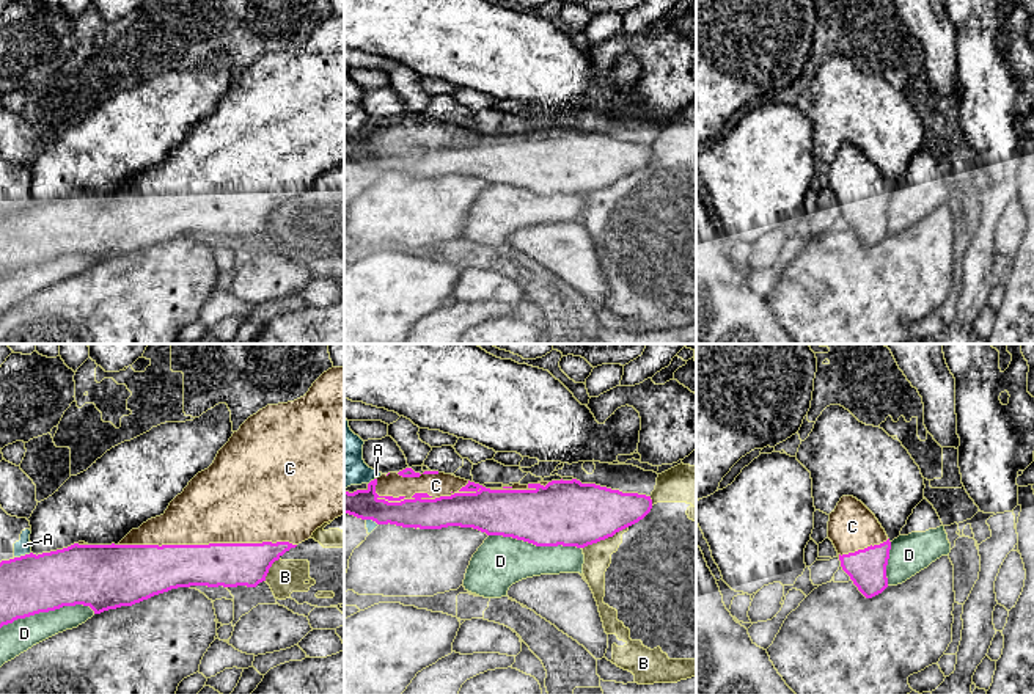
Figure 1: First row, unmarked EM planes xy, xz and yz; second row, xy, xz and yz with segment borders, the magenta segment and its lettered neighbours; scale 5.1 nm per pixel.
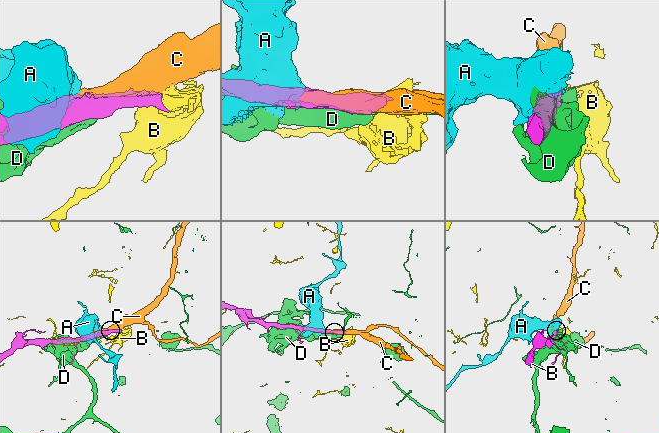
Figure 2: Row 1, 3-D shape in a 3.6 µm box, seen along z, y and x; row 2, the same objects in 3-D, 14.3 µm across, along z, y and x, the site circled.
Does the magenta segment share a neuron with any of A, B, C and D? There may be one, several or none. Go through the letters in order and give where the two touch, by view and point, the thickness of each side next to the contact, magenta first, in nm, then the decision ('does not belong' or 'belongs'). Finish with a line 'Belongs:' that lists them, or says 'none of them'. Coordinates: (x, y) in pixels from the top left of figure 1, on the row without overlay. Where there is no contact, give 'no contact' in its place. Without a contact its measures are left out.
A: xy (22, 204) | 300/80 nm | does not belong
B: xz (604, 187) | 340/140 nm | does not belong
C: xz (426, 142) | 180/120 nm | belongs
D: xy (47, 259) | 300/160 nm | does not belong
Belongs: C

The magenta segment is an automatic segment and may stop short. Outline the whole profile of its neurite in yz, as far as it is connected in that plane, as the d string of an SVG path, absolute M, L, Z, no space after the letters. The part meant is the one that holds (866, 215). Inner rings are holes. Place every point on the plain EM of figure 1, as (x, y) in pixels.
M853 144L841 146L830 162L828 187L839 203L842 218L866 247L888 236L886 214L891 190L861 149Z

